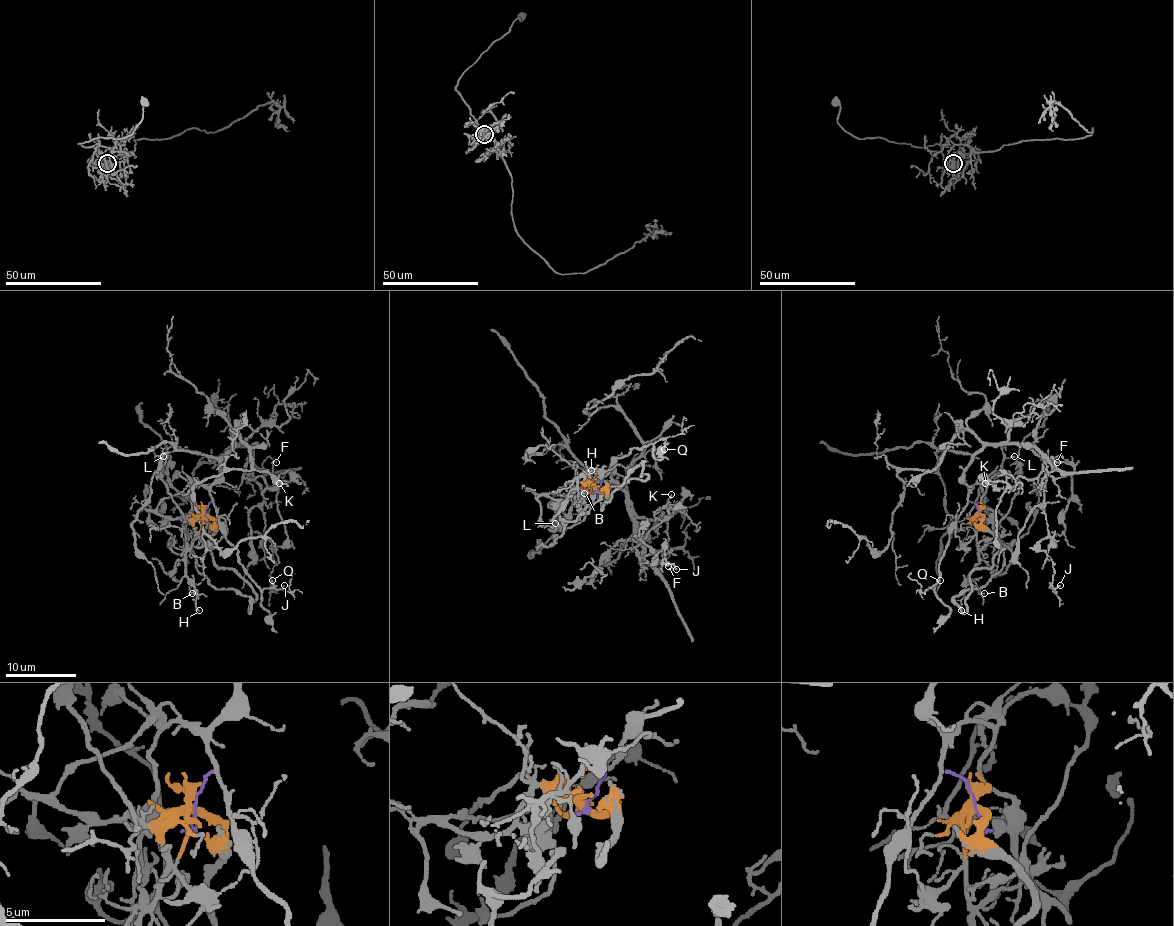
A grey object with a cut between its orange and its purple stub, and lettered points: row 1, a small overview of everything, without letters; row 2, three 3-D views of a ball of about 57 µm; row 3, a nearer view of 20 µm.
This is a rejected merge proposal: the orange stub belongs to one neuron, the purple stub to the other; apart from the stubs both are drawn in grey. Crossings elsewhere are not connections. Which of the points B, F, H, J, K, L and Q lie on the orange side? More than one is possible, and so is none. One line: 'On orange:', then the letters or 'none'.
On orange: B, H, L

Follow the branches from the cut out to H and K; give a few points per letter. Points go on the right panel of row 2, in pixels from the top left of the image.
H: (980, 513), (976, 529), (978, 564), (967, 578), (960, 610)
K: (980, 513), (964, 482), (976, 454), (1025, 443), (1041, 455), (1034, 478), (1018, 477), (1006, 491), (985, 484)

